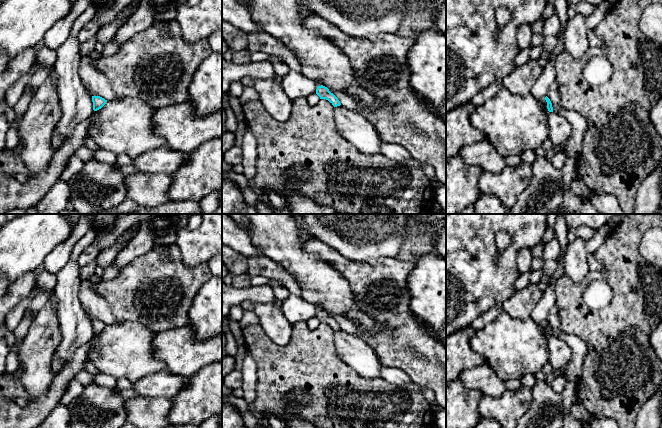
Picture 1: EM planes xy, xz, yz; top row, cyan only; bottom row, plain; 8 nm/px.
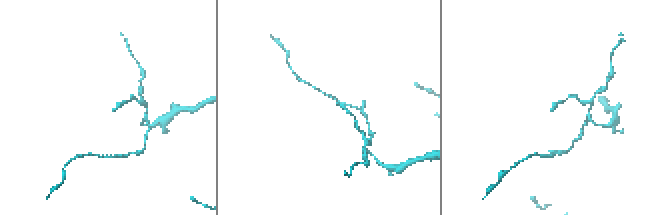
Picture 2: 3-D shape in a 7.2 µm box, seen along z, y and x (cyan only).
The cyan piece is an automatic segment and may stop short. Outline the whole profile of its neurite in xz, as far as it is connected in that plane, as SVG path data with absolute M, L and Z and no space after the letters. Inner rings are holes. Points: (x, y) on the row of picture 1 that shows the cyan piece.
M323 85L317 87L316 94L320 97L320 99L328 100L334 107L341 105L338 98Z

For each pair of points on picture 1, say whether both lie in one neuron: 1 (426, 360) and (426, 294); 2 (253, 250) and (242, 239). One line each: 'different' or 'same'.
1: different
2: same

